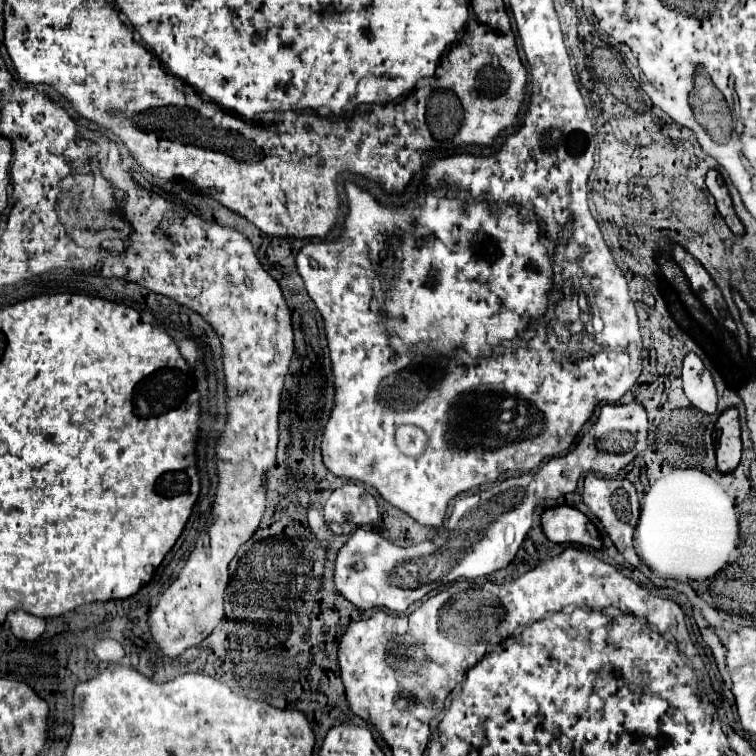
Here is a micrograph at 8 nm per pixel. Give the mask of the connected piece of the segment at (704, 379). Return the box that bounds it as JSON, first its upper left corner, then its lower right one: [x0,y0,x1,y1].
[683,352,717,414]

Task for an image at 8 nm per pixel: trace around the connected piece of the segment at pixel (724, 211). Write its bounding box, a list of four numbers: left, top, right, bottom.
[705,170,743,234]

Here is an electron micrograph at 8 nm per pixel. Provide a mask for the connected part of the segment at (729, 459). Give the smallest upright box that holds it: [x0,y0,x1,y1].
[715,408,741,474]

